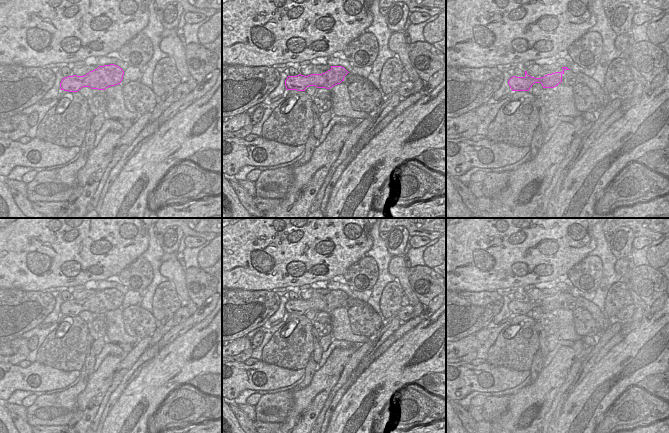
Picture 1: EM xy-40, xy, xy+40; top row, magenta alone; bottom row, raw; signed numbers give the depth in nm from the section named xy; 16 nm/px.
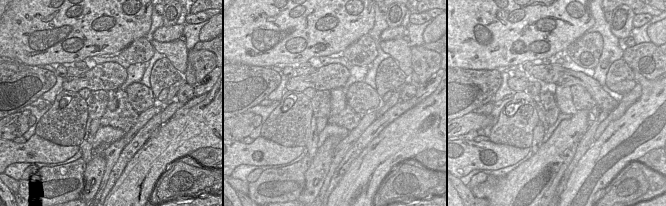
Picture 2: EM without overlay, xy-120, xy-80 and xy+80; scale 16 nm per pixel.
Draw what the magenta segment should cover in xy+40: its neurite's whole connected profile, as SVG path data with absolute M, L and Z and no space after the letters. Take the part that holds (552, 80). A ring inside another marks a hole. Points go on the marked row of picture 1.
M562 67L562 72L547 74L541 78L531 77L525 71L524 77L513 76L509 79L508 84L512 91L529 91L534 83L541 83L543 88L554 88L562 82L562 75L565 70L570 70L567 67Z

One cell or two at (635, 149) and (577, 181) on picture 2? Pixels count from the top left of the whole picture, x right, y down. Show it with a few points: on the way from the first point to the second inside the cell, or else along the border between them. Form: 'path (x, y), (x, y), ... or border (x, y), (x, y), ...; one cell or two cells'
path (621, 149), (616, 149), (591, 174); one cell

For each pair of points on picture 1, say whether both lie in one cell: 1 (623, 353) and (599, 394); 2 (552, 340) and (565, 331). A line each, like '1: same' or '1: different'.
1: same
2: different

